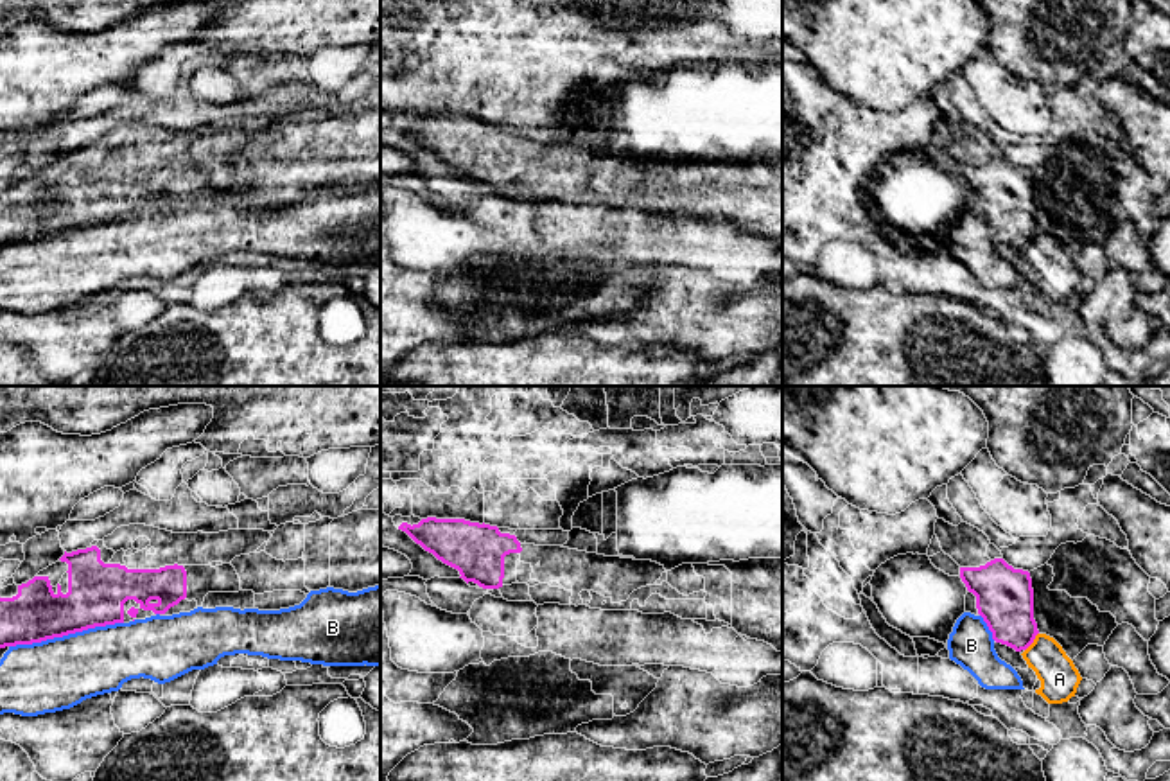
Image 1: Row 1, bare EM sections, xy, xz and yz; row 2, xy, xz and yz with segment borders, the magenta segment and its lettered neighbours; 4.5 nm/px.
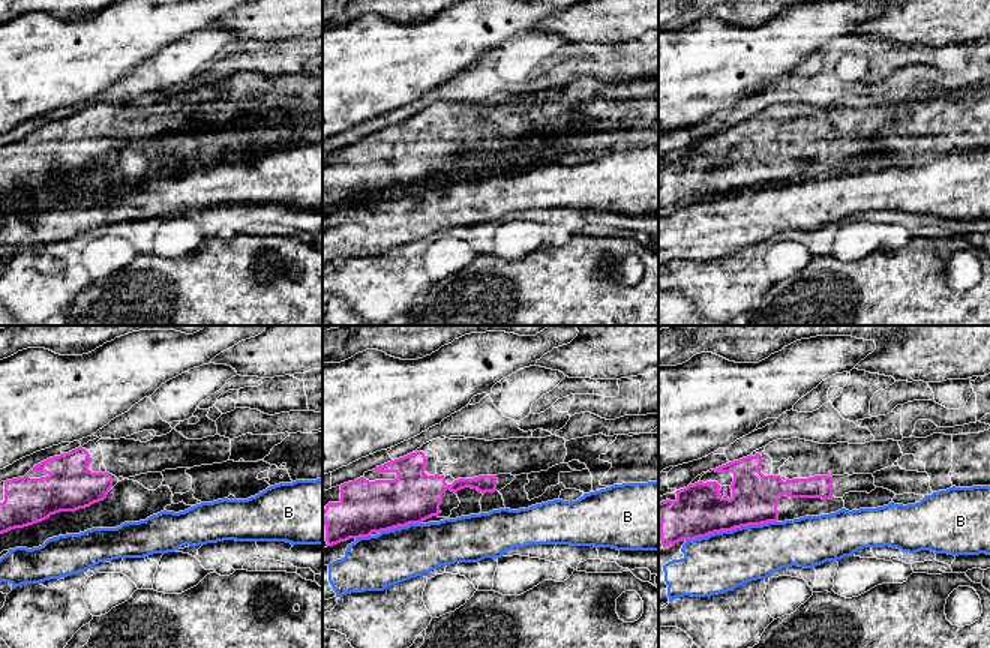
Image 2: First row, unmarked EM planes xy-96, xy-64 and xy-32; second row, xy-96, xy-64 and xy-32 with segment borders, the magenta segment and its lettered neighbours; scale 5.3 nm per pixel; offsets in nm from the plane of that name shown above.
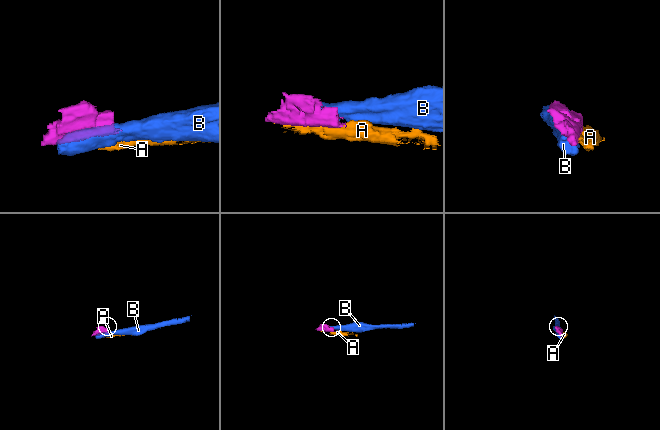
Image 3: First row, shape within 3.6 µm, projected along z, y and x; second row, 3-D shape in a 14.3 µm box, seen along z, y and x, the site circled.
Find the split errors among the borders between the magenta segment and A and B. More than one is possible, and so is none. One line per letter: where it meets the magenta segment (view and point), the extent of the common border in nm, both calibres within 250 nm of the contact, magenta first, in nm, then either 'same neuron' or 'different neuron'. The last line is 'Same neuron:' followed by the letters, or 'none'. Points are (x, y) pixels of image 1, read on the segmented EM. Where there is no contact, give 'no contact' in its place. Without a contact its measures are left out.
A: contact yz (1032, 641); length 110 nm; calibres 260 and 180 nm; different neuron
B: contact xy (65, 634); length 500 nm; calibres 260 and 320 nm; different neuron
Same neuron: none

